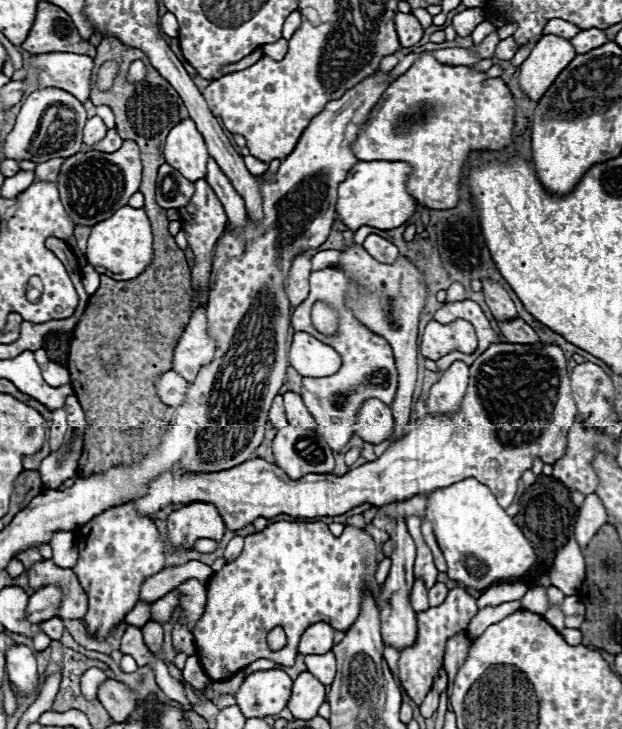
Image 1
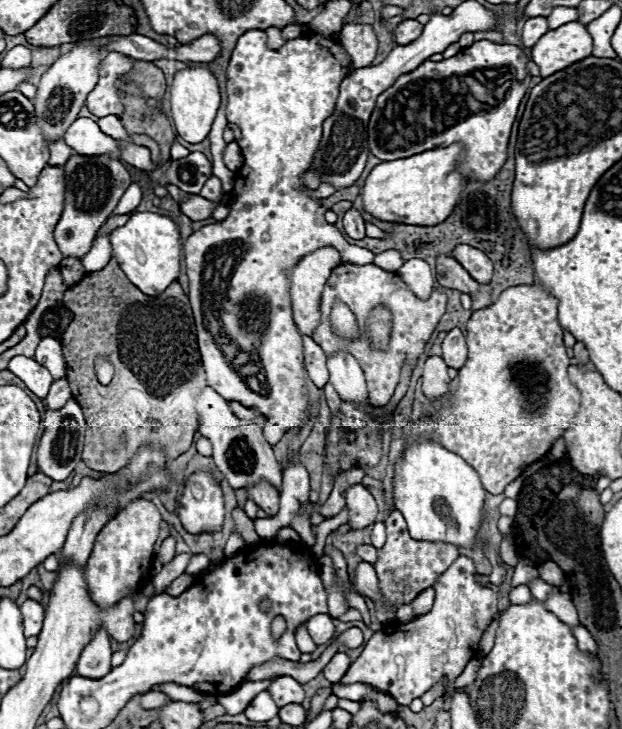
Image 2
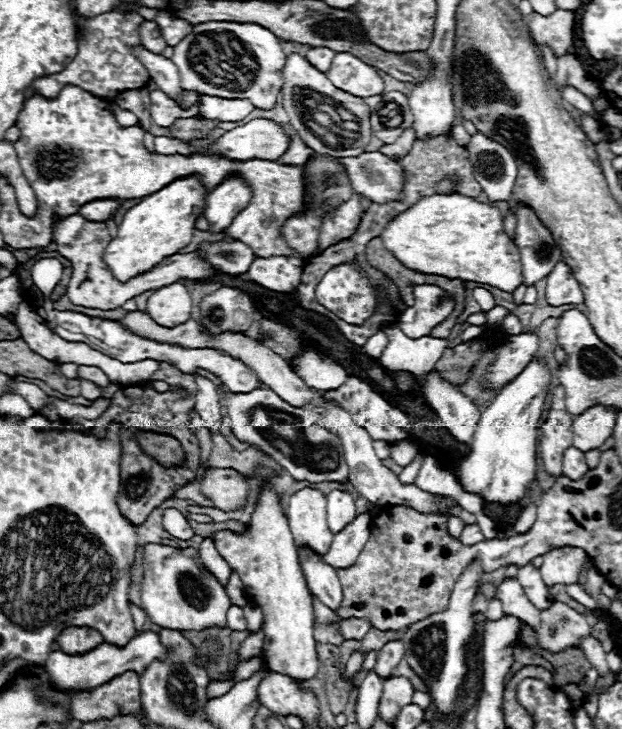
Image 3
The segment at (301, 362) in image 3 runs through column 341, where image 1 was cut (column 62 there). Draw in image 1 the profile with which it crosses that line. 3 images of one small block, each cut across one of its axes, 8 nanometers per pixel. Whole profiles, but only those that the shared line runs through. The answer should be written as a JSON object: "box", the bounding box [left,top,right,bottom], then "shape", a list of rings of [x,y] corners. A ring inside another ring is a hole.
{"box":[34,348,70,388],"shape":[[[40,348],[40,350],[36,350],[34,354],[36,354],[36,362],[38,362],[40,368],[42,368],[42,376],[44,376],[44,380],[46,380],[50,386],[58,388],[58,386],[64,386],[64,384],[70,382],[70,372],[68,372],[68,368],[52,362],[52,360],[46,356],[46,350]]]}

